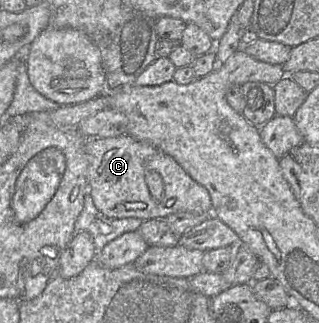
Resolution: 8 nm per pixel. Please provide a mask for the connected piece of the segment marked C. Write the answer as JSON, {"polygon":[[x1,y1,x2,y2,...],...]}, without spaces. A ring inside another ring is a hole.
{"polygon":[[130,135,87,138,84,152,88,160,88,181,94,205,110,218,135,217,141,220,164,218,176,212,212,215,208,190,193,180,170,155,150,143],[155,171,163,180,163,196,154,198,147,186,146,172]]}

